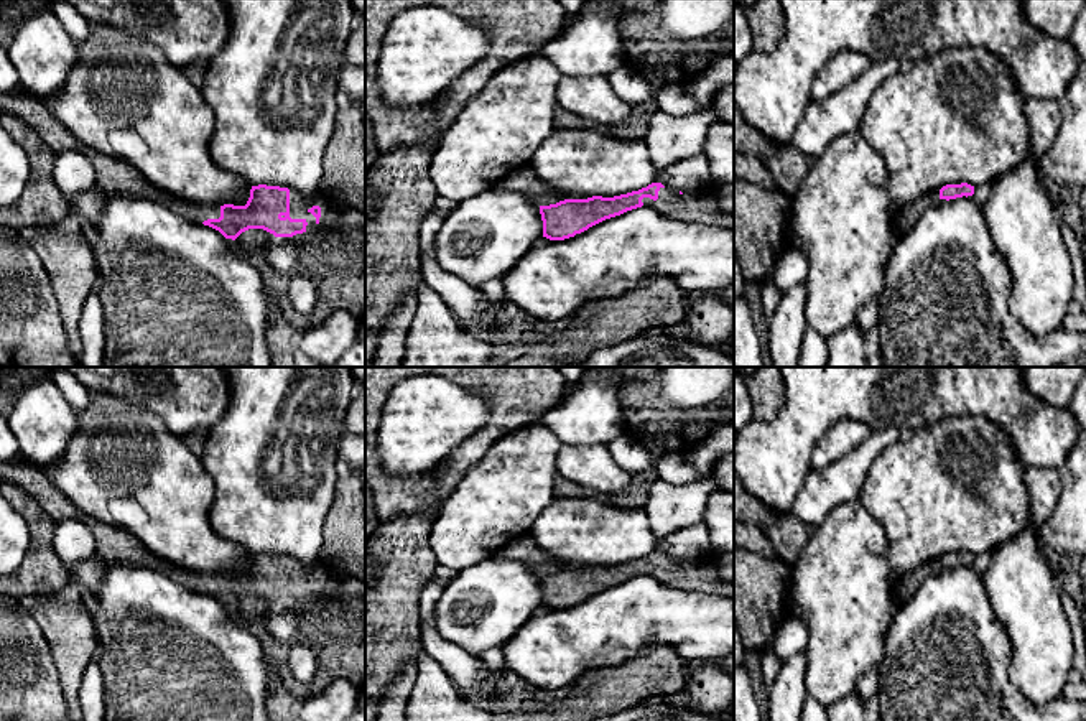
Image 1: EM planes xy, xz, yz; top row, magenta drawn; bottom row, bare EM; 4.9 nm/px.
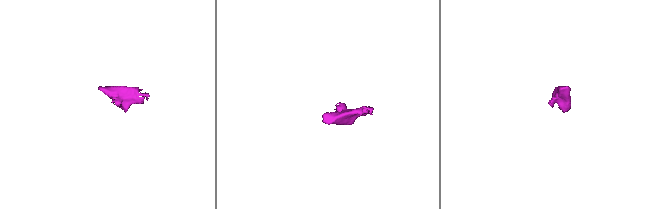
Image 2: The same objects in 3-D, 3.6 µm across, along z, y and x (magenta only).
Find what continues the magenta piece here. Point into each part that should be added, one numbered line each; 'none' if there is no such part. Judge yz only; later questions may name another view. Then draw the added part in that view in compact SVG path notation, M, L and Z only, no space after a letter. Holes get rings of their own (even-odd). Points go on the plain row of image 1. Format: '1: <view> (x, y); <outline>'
1: yz (912, 580); M928 561L920 565L918 568L908 571L898 584L898 599L900 606L907 604L907 601L915 594L918 586L933 573L940 570L940 561Z

